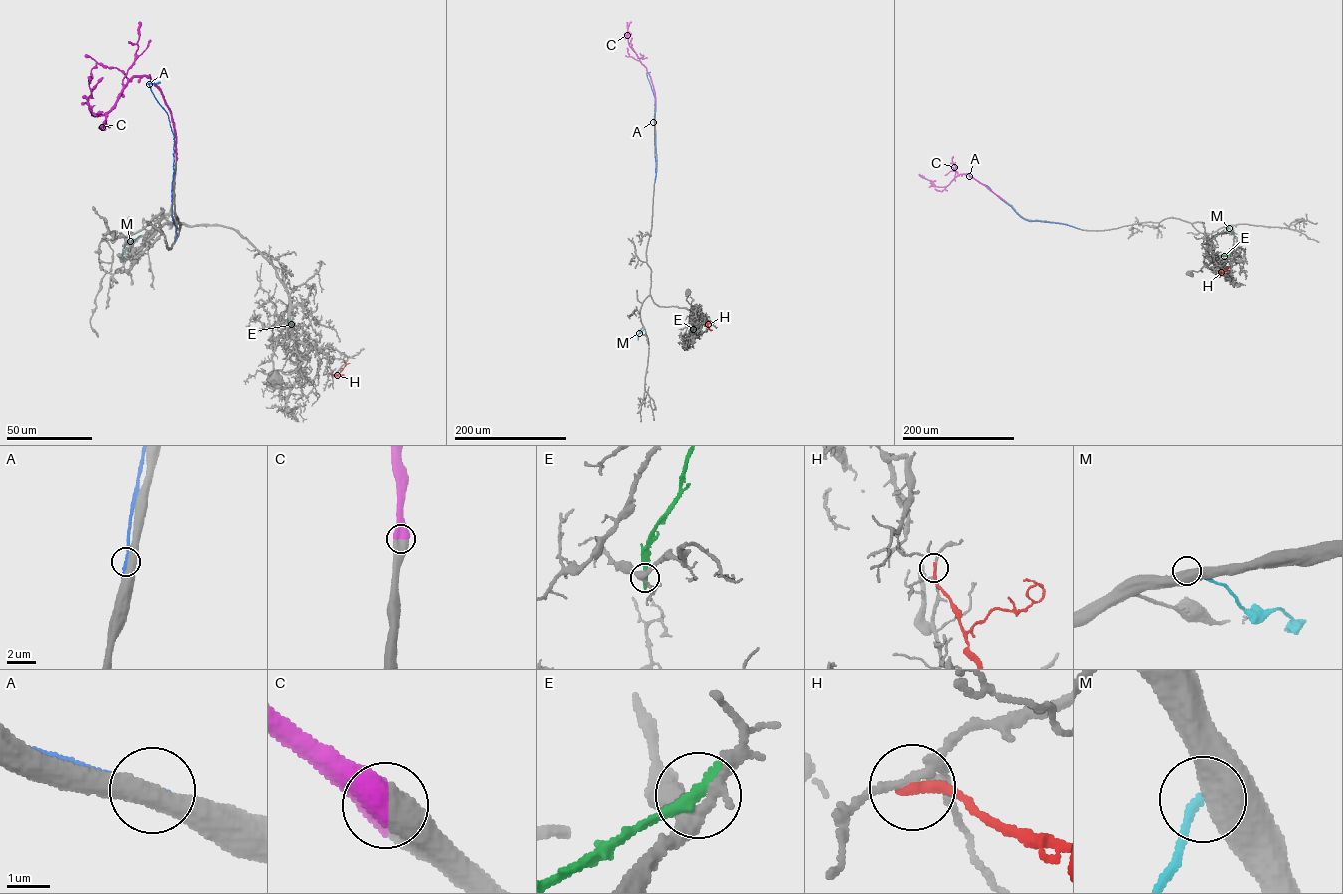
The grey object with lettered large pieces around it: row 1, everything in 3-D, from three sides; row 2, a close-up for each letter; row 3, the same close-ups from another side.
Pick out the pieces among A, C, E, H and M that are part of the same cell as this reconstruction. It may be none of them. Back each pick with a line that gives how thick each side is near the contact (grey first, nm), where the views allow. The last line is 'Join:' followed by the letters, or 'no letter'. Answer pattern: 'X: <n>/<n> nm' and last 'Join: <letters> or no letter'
C: 700/750 nm
Join: C

